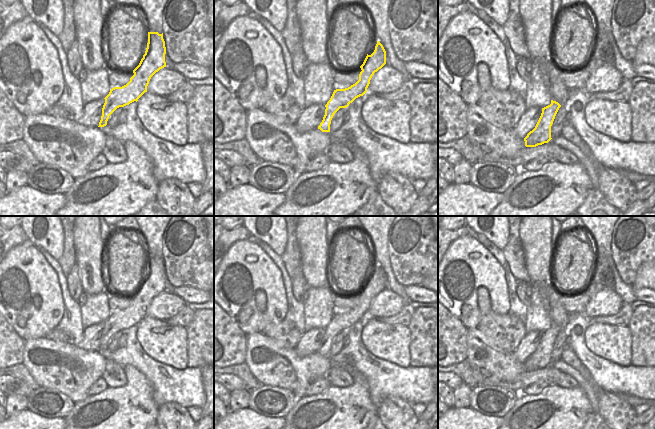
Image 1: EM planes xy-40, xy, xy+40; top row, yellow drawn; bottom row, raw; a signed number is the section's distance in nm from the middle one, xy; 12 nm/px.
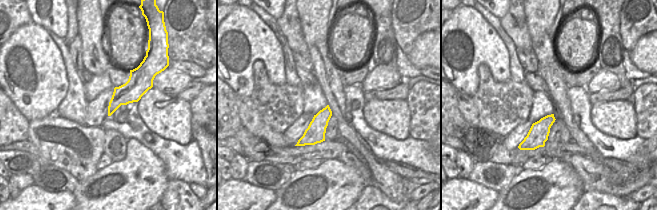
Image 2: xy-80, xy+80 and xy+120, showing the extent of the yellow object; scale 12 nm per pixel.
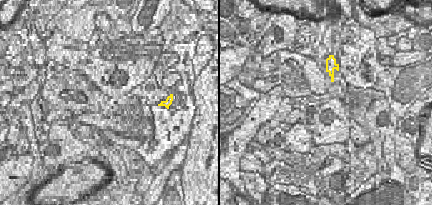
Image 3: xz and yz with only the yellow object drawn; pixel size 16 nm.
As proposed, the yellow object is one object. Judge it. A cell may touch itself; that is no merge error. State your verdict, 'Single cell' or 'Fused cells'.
Single cell

